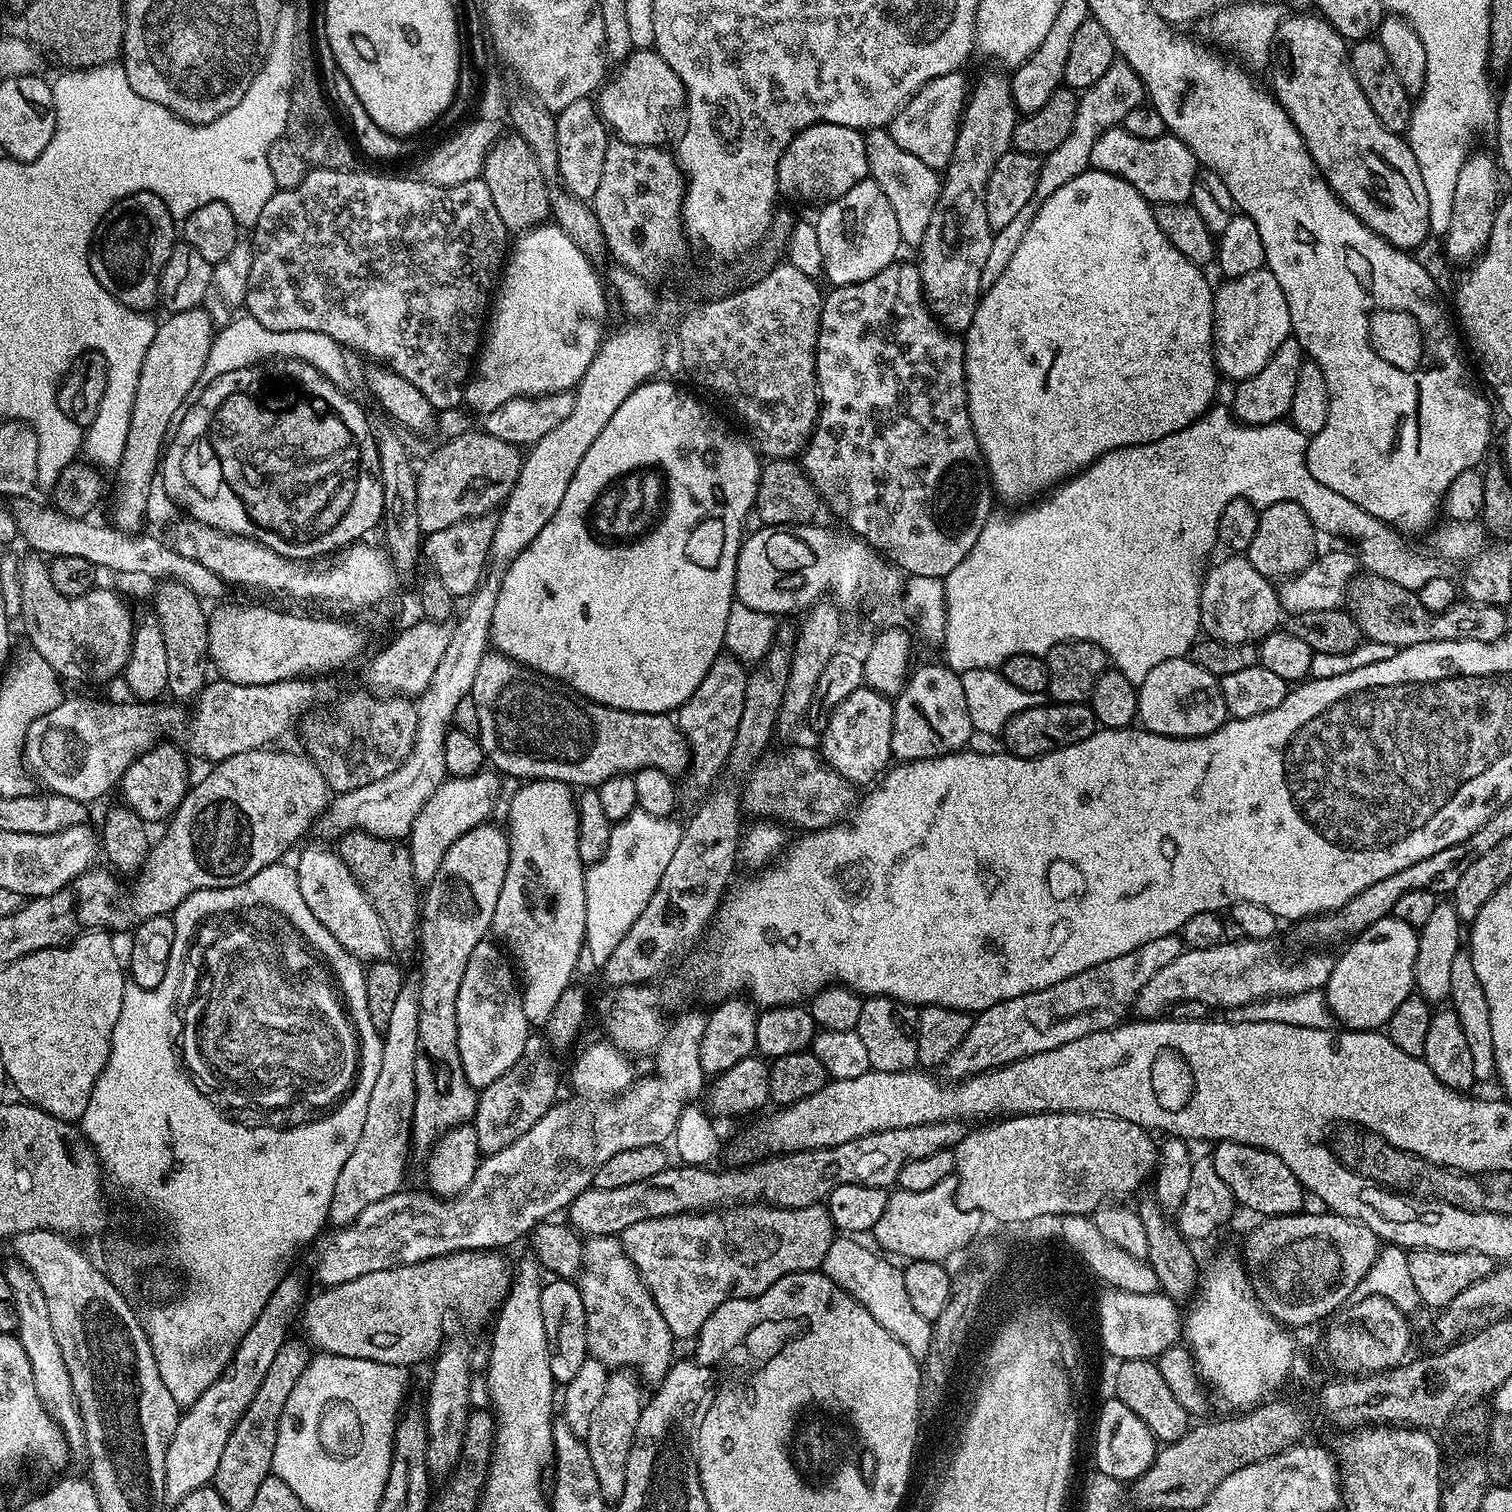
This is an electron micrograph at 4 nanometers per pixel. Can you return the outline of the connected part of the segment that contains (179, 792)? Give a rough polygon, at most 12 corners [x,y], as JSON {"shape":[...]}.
{"shape":[[169,742],[124,769],[123,803],[167,821],[187,795],[188,760]]}

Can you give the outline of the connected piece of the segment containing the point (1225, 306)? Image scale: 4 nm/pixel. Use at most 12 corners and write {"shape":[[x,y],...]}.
{"shape":[[1267,267],[1212,302],[1216,366],[1239,382],[1292,336]]}

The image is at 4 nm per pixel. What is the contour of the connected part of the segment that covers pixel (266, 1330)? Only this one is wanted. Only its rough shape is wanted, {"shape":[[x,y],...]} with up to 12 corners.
{"shape":[[281,1279],[167,1447],[165,1501],[213,1483],[236,1421],[289,1339],[304,1284]]}

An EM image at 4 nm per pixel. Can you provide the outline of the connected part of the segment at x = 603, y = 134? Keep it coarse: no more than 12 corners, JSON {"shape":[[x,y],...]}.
{"shape":[[591,99],[556,116],[559,179],[591,201],[609,129]]}

